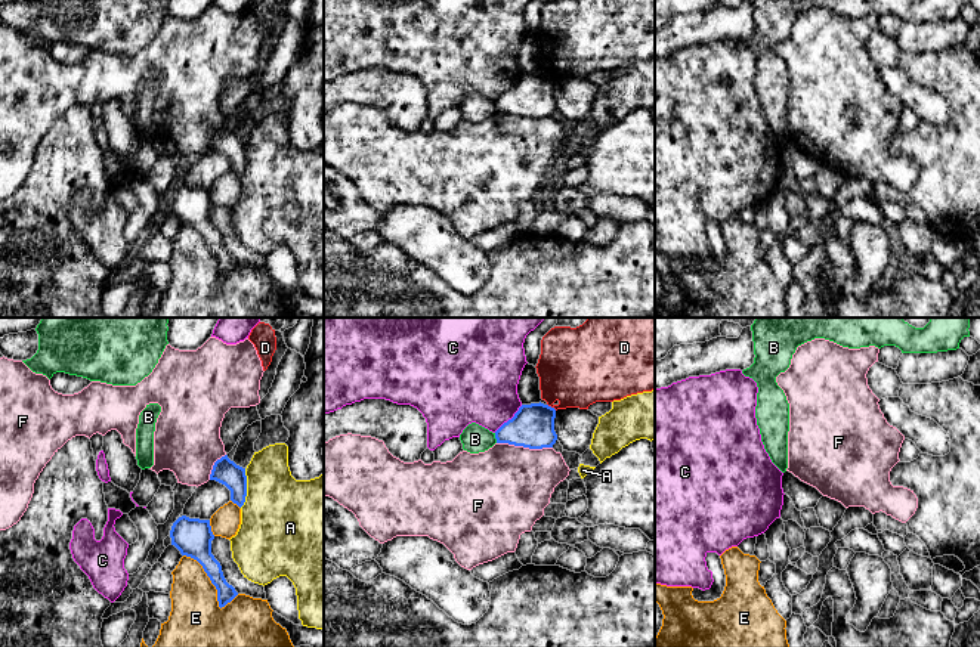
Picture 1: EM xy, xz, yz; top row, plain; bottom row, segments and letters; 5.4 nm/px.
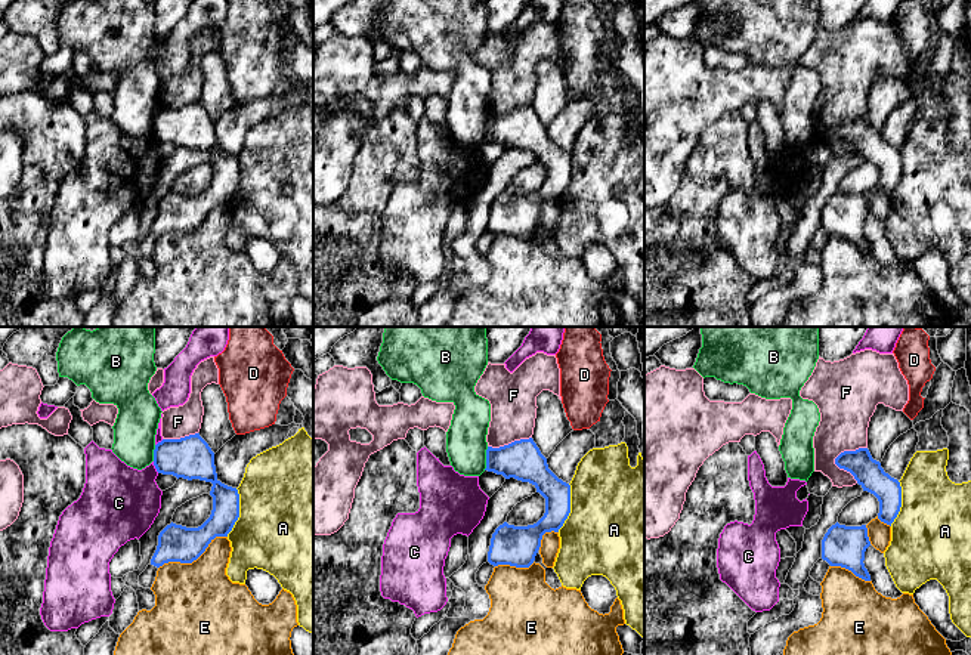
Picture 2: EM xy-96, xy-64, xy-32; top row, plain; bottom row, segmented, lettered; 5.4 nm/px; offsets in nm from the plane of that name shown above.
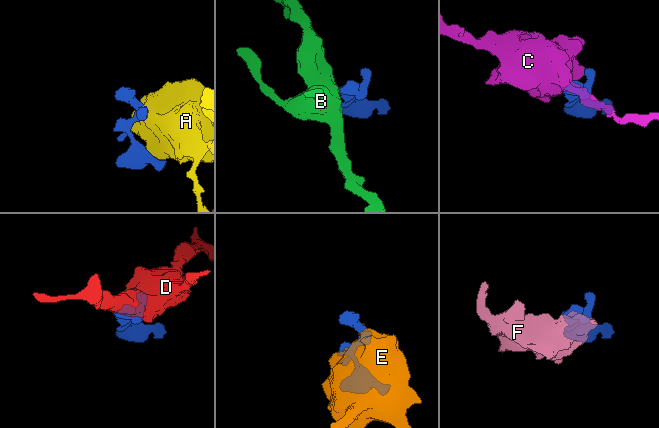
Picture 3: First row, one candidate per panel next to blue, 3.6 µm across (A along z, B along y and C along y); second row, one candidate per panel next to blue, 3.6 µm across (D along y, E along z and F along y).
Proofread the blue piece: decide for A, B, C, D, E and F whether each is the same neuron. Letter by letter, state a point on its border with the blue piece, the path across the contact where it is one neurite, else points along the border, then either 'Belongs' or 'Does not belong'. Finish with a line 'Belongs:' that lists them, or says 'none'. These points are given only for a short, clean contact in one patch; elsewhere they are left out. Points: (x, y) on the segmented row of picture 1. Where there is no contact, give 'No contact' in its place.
A: Touches blue at xy (246, 488). Does not belong
B: Touches blue at xz (495, 437). Boundary: xz (494, 433), (497, 442). Does not belong
C: Touches blue at xz (509, 420). Does not belong
D: Touches blue at xz (550, 406). Does not belong
E: Touches blue at xy (215, 585). Does not belong
F: Touches blue at xz (525, 446). Boundary: xz (497, 442), (529, 448), (552, 448). Does not belong
Belongs: none

